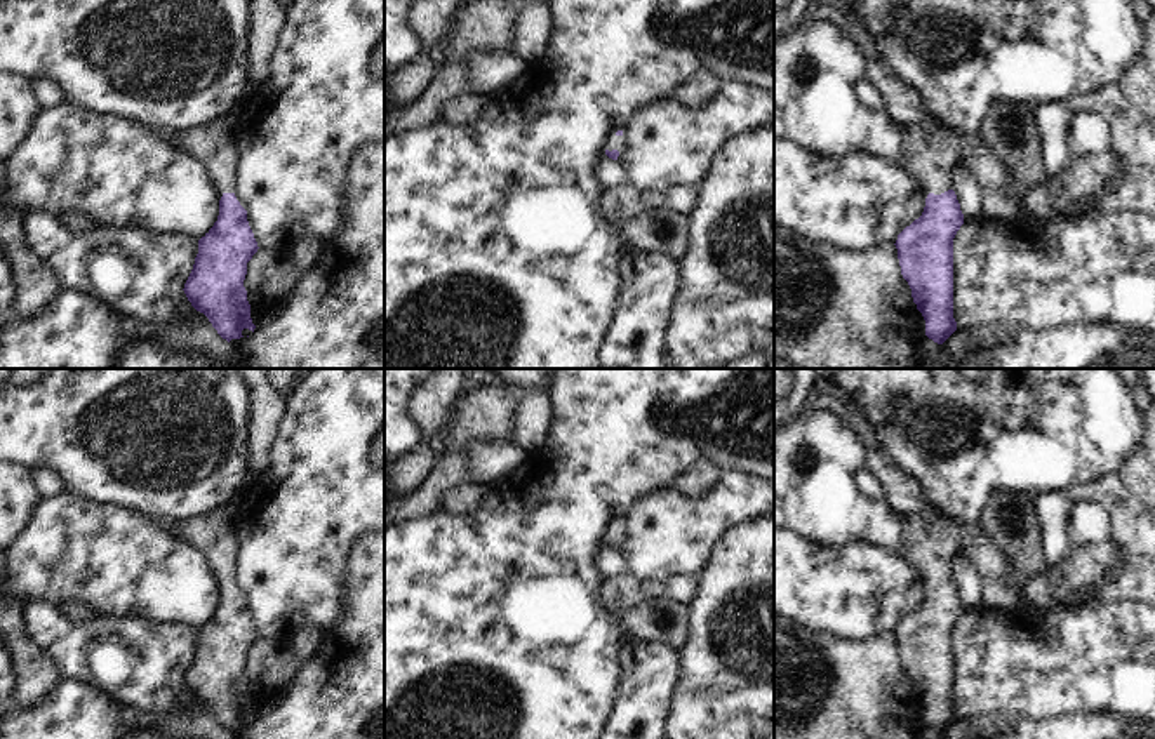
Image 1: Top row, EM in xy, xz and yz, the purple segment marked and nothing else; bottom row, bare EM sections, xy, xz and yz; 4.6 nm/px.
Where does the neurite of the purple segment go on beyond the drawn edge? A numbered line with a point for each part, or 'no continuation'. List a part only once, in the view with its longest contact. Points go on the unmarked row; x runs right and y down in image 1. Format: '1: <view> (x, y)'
1: yz (933, 541).

